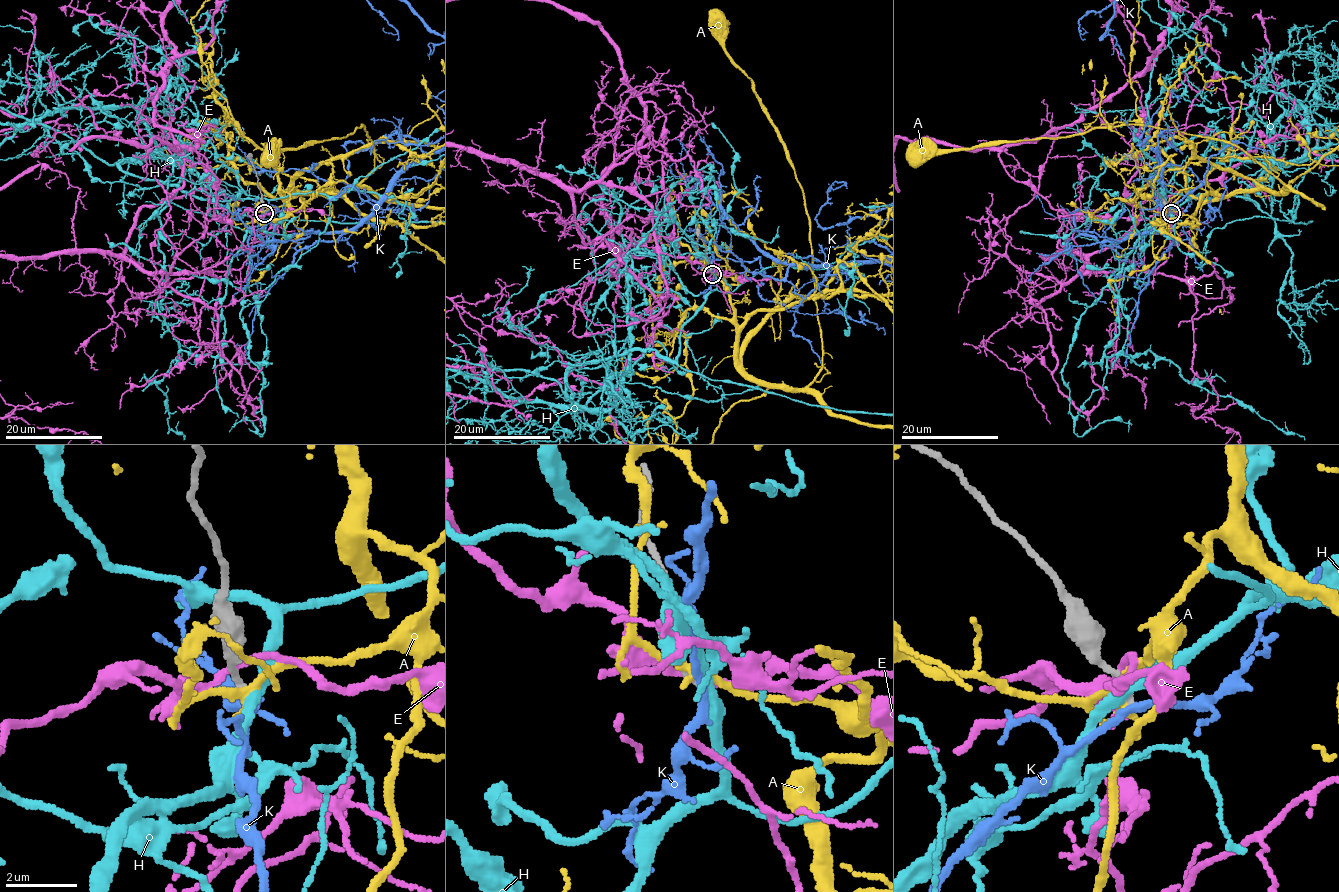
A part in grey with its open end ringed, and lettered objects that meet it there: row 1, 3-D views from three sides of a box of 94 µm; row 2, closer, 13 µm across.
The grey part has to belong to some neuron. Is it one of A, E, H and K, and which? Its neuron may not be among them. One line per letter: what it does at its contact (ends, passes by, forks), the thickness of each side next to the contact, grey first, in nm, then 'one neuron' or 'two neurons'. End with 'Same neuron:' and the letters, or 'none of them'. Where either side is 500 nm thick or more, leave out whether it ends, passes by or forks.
A: it passes by; calibres 190 and 240 nm; two neurons
E: it passes by; calibres 320 and 200 nm; two neurons
H: it passes by; calibres 190 and 320 nm; two neurons
K: it passes by; calibres 170 and 240 nm; two neurons
Same neuron: none of them

